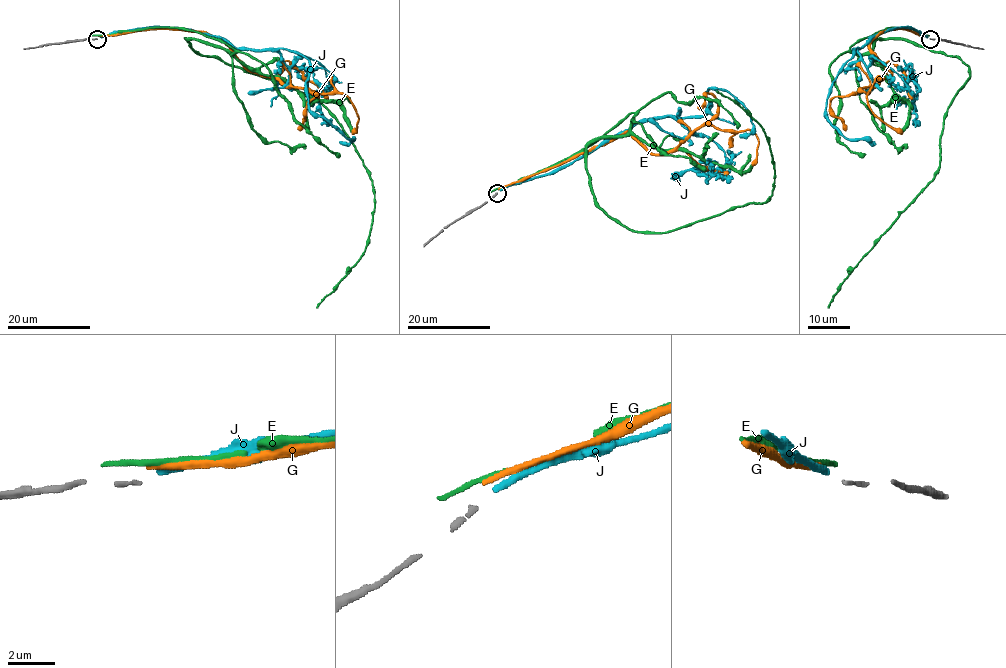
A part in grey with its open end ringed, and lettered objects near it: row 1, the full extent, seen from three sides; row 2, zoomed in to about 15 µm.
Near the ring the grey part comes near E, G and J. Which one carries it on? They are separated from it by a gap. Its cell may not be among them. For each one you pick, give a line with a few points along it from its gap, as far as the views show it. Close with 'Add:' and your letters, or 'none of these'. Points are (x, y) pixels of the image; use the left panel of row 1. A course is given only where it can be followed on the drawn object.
Add: none of these

